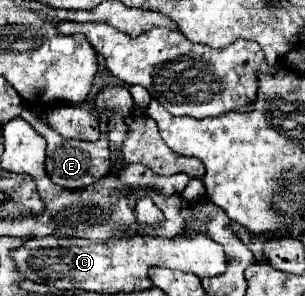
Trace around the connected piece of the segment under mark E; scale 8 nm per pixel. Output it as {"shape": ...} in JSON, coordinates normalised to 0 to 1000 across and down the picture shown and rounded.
{"shape":[[[82,365],[69,385],[75,405],[89,405],[148,473],[154,473],[154,534],[148,534],[148,581],[154,595],[200,635],[220,642],[259,642],[279,635],[292,622],[305,622],[311,608],[338,601],[357,568],[364,568],[364,534],[357,534],[357,466],[351,466],[351,419],[344,419],[344,392],[331,392],[331,466],[318,480],[272,480],[272,473],[220,473],[207,459],[193,459],[174,432],[161,432],[148,392],[134,392],[128,378],[108,378],[102,365]]]}

